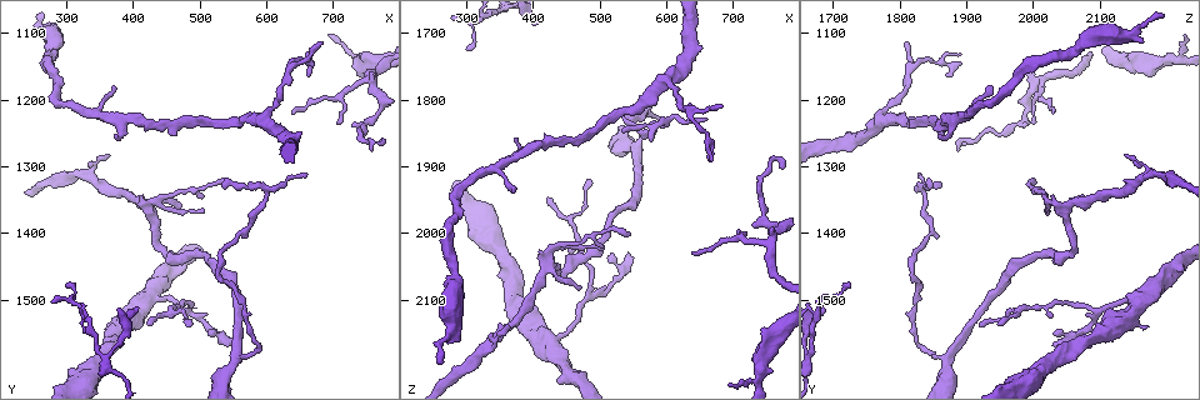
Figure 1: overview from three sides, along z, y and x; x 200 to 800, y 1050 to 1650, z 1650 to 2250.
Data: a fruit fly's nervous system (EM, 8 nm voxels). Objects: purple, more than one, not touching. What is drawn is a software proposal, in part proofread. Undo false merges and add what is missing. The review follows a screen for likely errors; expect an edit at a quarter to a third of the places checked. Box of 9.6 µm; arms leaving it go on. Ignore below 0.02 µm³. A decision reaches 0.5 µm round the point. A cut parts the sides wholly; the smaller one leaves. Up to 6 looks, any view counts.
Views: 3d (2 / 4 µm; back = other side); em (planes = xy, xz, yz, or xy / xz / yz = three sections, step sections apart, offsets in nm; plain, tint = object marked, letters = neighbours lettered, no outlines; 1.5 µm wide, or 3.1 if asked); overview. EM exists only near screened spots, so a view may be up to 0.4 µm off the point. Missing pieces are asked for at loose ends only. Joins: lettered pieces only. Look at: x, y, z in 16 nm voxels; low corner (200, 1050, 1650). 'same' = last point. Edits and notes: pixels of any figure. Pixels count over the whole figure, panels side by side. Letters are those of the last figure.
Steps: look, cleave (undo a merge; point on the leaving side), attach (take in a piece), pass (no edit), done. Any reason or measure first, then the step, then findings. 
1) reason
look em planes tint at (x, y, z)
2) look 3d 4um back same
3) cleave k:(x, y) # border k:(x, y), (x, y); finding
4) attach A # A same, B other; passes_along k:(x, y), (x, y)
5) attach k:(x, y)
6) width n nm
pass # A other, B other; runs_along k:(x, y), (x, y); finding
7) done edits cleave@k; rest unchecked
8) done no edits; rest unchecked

free end
look em planes letters at (655, 1305, 1830)

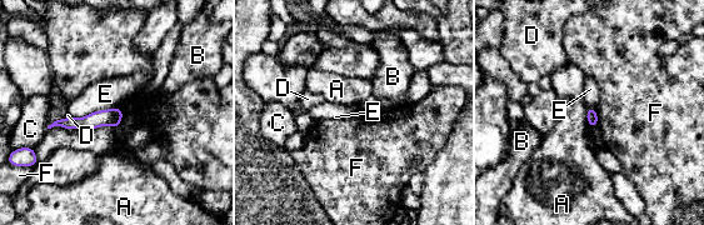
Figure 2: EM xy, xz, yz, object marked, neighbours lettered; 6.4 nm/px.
longest_contact E 320 nm
pass # A other, B other, C other, D other, E other, F other; border 2:(118, 105), (70, 118); none of them fits

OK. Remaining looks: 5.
tapers out
look em planes plain at (680, 1120, 1810)

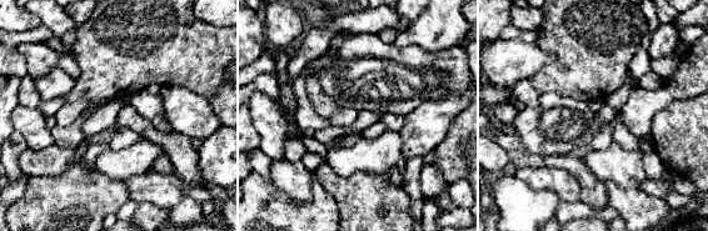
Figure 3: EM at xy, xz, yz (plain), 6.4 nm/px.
look em planes letters same

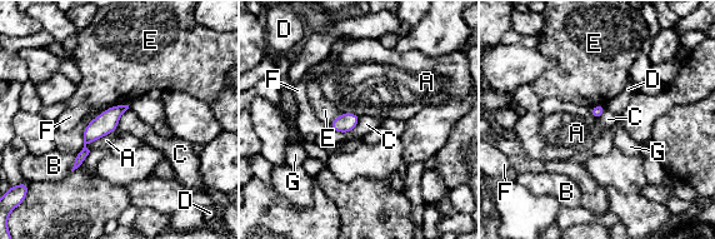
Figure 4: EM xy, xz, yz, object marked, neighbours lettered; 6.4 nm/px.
longest_contact E 480 nm
pass # A other, B other, C other, D other, E other, F other, G other; runs_along 4:(123, 108), (86, 140), (78, 162); none of them fits

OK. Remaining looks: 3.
free end
look em planes tint at (705, 1230, 2000)

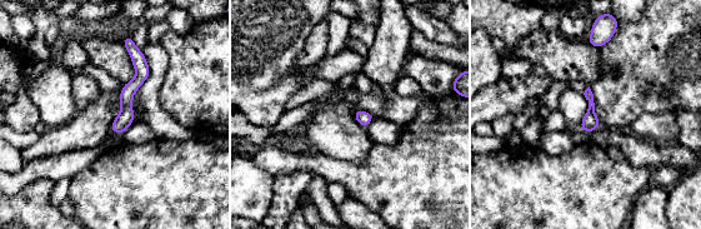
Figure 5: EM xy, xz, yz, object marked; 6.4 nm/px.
look em planes letters same

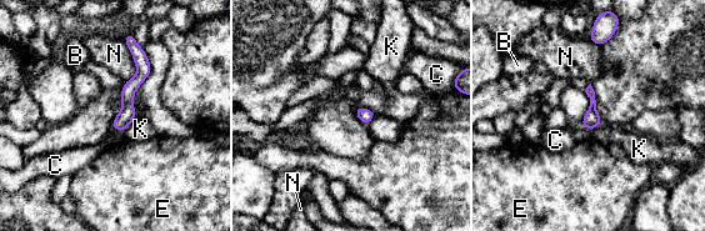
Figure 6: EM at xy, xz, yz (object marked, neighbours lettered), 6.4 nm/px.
width 90 nm
pass # B other, C other, E other, K other, N other; border 6:(135, 117), (124, 131); no lettered piece goes on from it

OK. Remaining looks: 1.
done no edits; rest unchecked

